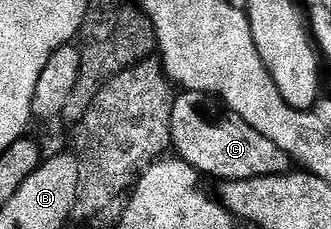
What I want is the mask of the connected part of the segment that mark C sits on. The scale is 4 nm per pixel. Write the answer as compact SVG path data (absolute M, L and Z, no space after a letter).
M183 90L173 104L171 121L171 144L174 153L200 175L219 178L223 182L249 180L257 176L277 176L292 169L291 157L273 140L261 136L257 128L245 124L237 116L216 100L212 95L202 94L200 90Z

